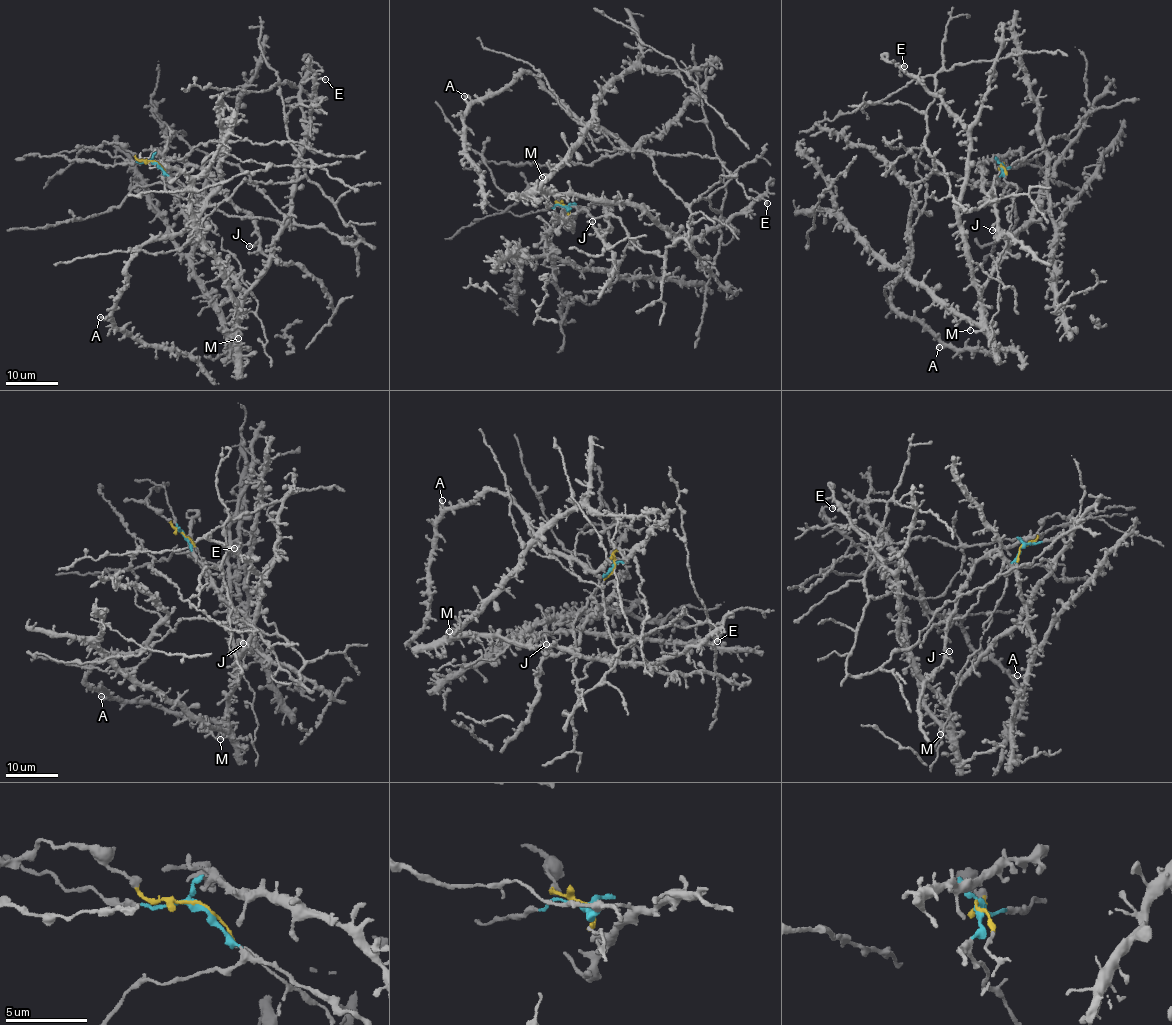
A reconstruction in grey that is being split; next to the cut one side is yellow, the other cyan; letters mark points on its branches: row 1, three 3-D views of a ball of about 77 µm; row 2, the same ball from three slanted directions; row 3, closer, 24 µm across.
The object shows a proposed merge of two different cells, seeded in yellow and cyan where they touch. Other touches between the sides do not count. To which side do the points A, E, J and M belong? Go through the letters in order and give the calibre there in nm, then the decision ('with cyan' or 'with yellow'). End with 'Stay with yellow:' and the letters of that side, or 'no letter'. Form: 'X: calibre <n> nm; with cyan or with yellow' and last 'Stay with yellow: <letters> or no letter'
A: calibre 280 nm; with cyan
E: calibre 260 nm; with yellow
J: calibre 200 nm; with cyan
M: calibre 200 nm; with yellow
Stay with yellow: E, M

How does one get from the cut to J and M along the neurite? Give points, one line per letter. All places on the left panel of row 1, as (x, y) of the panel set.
J: (153, 161), (229, 216), (237, 215), (240, 210), (251, 218), (259, 240), (248, 246)
M: (153, 161), (196, 195), (221, 238), (222, 248), (229, 253), (229, 274), (240, 295), (235, 330), (239, 338)

